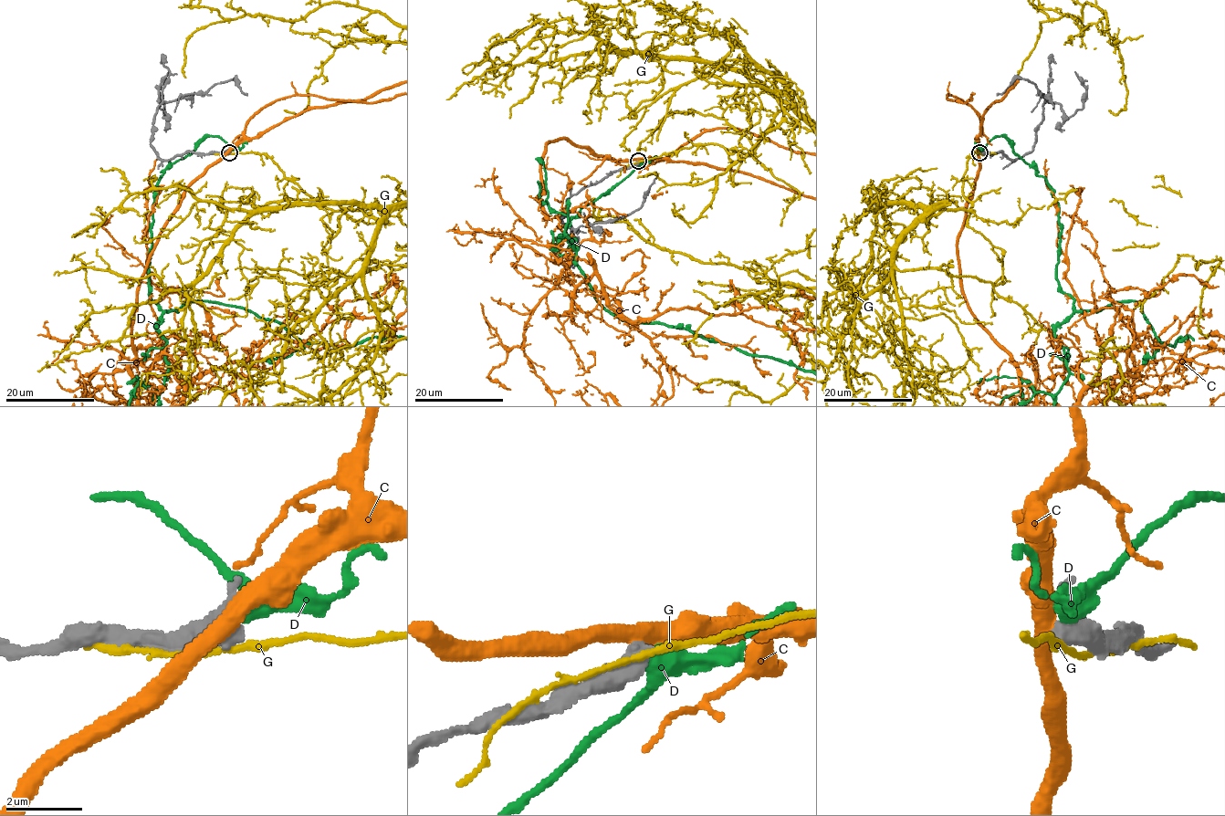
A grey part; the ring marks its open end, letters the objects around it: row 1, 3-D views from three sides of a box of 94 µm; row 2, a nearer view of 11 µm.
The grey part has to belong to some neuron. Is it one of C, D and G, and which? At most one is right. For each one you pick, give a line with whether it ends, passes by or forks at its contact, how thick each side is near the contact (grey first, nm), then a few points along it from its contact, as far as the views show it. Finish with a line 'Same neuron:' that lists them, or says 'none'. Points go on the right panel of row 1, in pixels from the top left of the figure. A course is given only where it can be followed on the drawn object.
Same neuron: none

